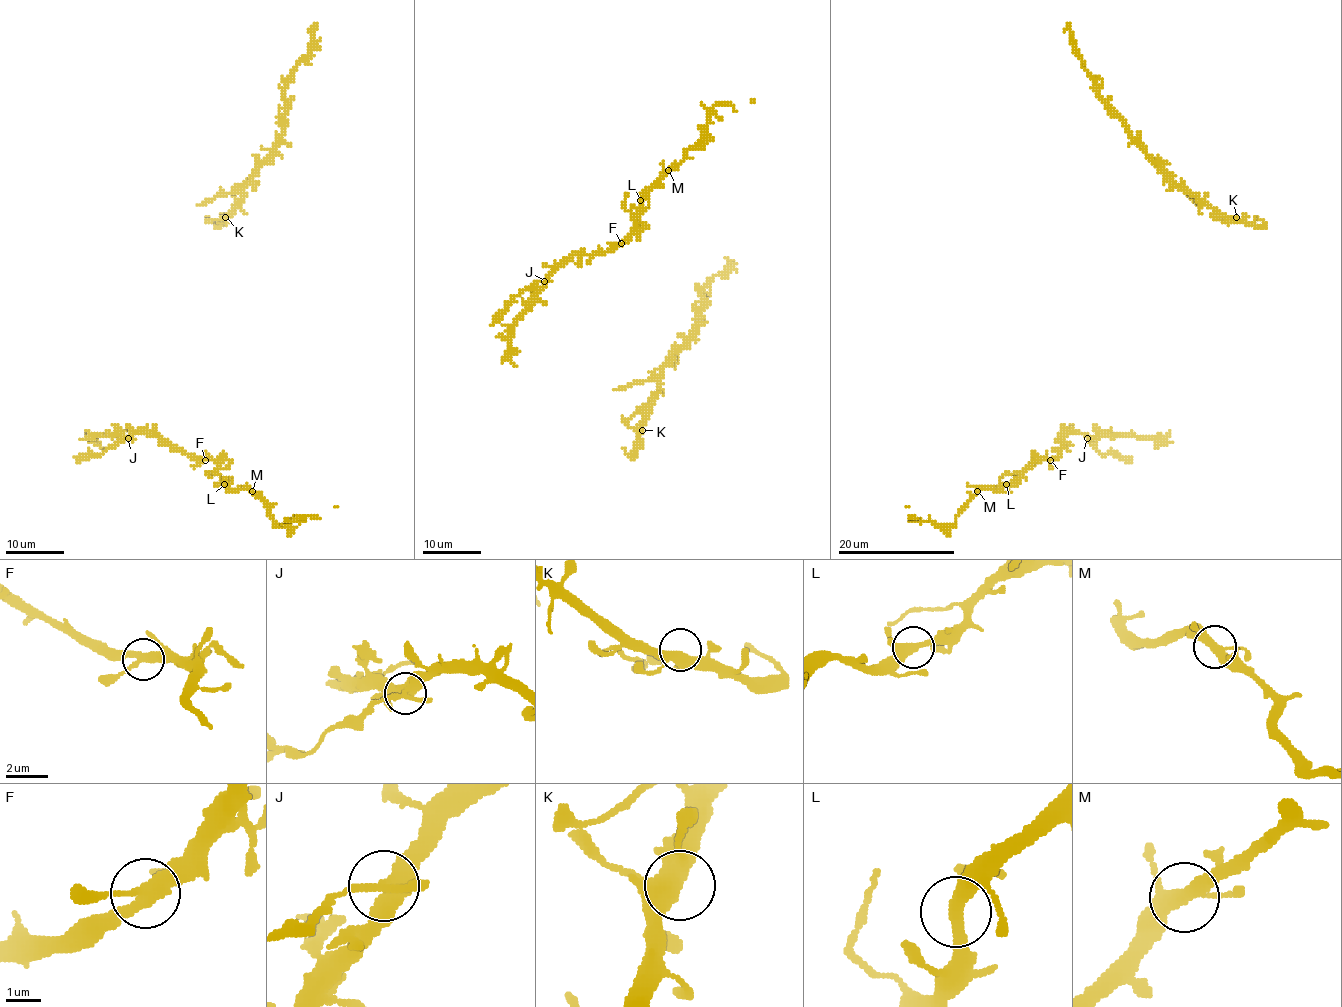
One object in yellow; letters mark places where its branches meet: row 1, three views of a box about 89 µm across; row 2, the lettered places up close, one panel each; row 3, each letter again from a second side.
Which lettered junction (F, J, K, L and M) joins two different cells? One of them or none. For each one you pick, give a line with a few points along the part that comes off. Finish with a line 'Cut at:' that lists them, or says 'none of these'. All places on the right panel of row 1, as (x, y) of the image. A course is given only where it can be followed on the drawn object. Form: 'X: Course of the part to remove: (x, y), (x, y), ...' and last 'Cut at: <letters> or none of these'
J: Course of the part to remove: (1087, 438), (1101, 455), (1117, 455), (1122, 459), (1132, 456)
Cut at: J

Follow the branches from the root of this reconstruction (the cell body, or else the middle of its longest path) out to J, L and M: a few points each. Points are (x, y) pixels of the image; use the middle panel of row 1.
J: (514, 352), (507, 353), (510, 329), (544, 280)
L: (514, 352), (507, 353), (510, 329), (544, 280), (573, 255), (602, 254), (616, 248), (635, 226), (640, 200)
M: (514, 352), (507, 353), (510, 329), (544, 280), (573, 255), (616, 248), (635, 226), (640, 198), (668, 170)

